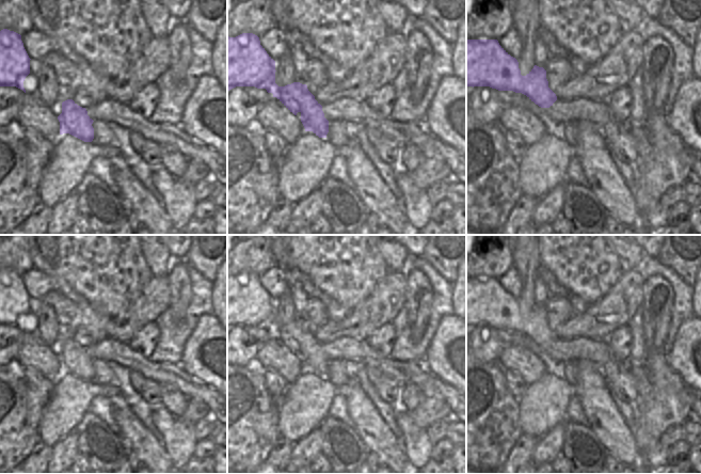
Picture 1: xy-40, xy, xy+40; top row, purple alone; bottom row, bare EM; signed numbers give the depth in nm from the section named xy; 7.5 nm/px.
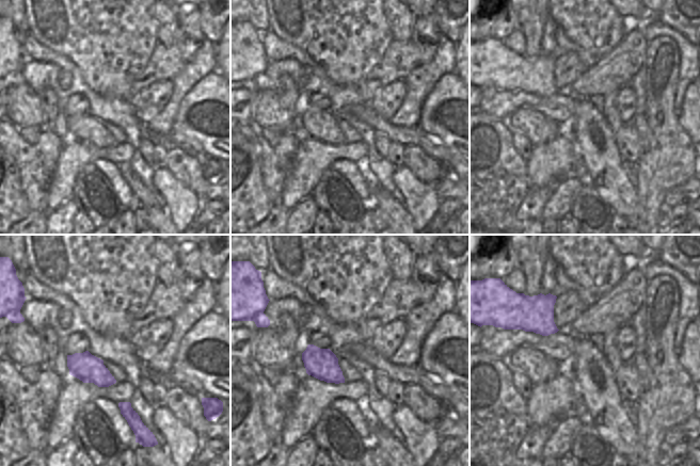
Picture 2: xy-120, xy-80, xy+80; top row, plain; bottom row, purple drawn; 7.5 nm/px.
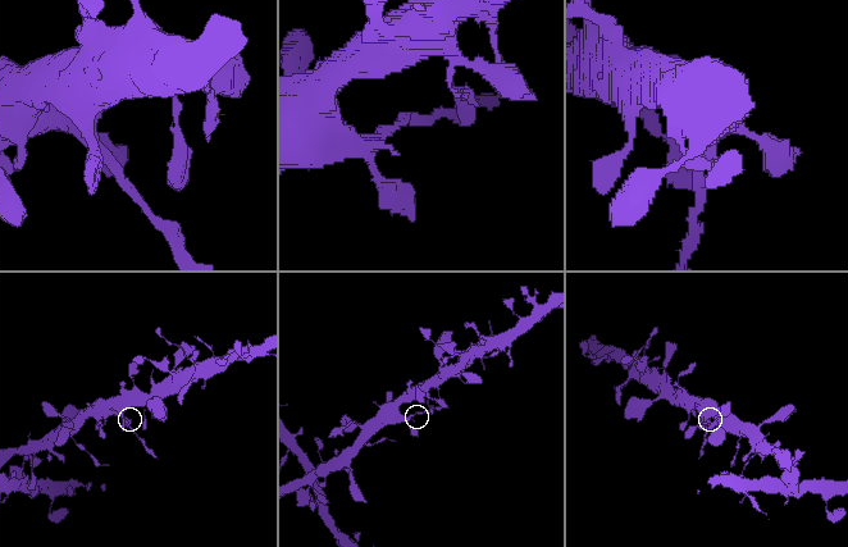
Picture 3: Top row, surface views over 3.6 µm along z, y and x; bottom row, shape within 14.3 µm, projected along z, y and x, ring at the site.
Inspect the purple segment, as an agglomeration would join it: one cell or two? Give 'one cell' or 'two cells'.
two cells

